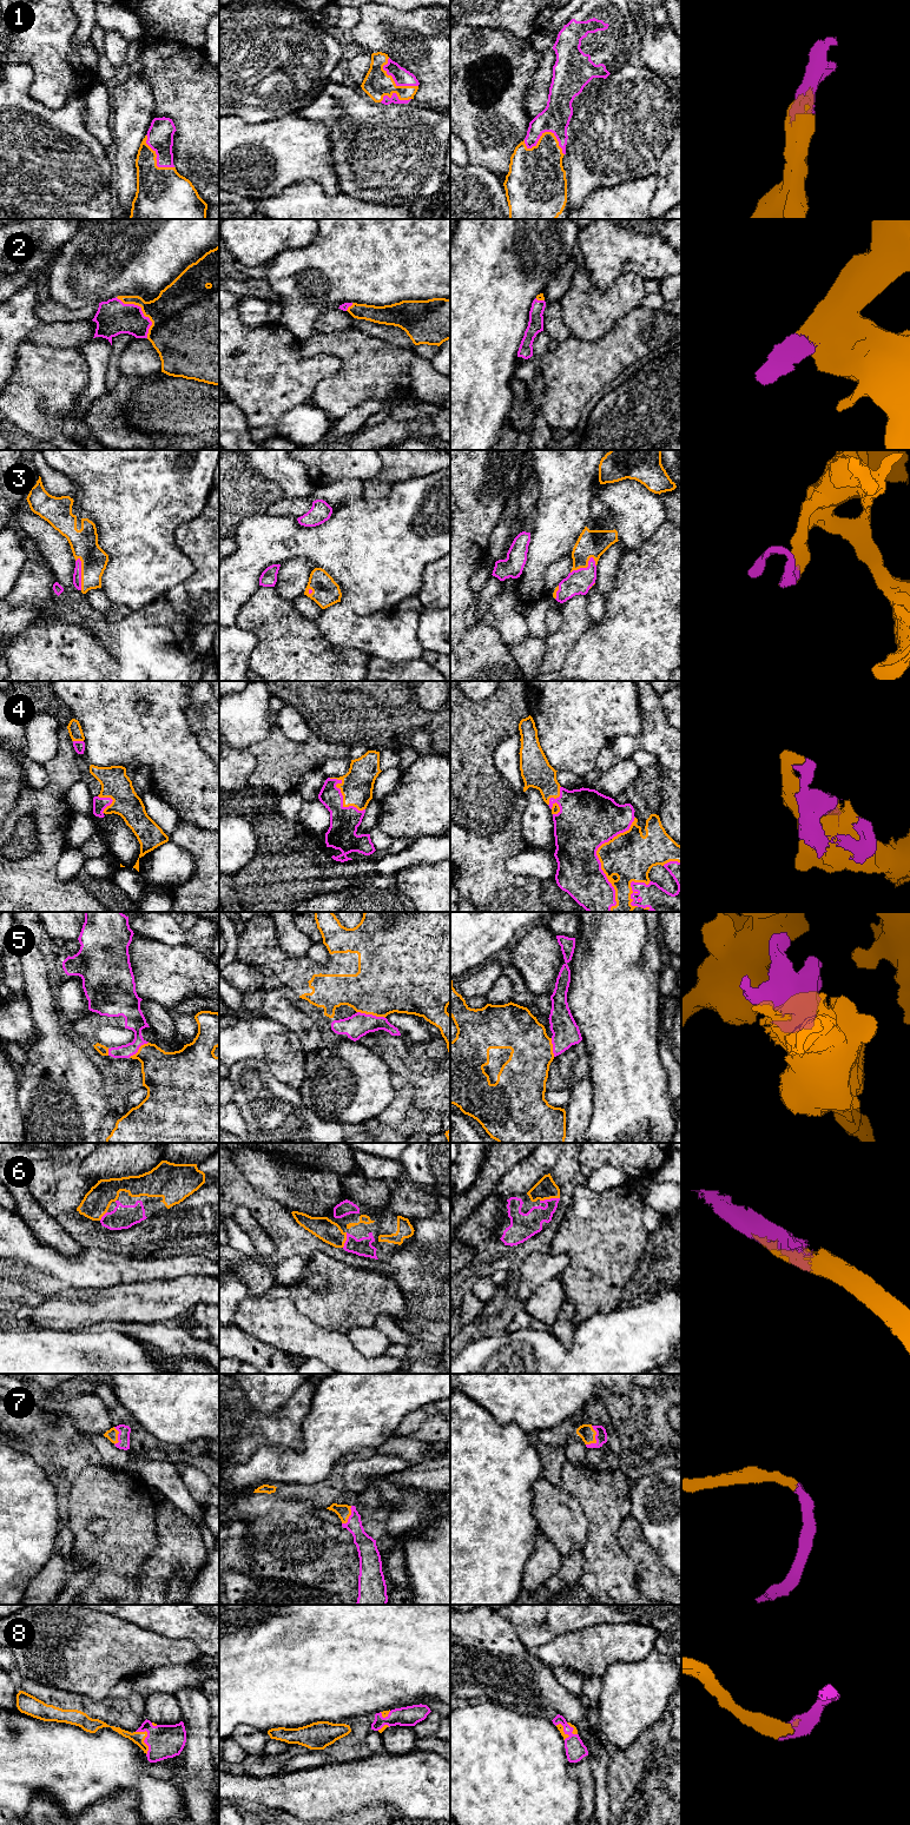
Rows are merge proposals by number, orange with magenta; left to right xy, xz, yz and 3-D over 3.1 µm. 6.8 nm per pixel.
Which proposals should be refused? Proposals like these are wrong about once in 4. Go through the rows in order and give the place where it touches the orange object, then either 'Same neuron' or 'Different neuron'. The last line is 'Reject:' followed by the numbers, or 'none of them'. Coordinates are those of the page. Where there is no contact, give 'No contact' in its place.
1: Touches orange at yz (546, 132). Same neuron
2: Touches orange at xy (142, 310). Same neuron
3: Touches orange at yz (585, 567). Same neuron
4: Touches orange at yz (605, 873). Same neuron
5: Touches orange at xz (371, 1013). Same neuron
6: Touches orange at yz (549, 1198). Same neuron
7: Touches orange at yz (594, 1439). Same neuron
8: Touches orange at xy (145, 1737). Same neuron
Reject: none of them

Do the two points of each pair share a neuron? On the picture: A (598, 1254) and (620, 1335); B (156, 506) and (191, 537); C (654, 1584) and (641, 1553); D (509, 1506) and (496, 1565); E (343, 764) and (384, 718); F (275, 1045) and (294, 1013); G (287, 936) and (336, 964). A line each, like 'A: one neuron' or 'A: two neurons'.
A: two neurons
B: two neurons
C: one neuron
D: one neuron
E: two neurons
F: two neurons
G: two neurons

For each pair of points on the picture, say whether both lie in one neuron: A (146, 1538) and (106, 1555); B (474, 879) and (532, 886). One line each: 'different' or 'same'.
A: same
B: same

